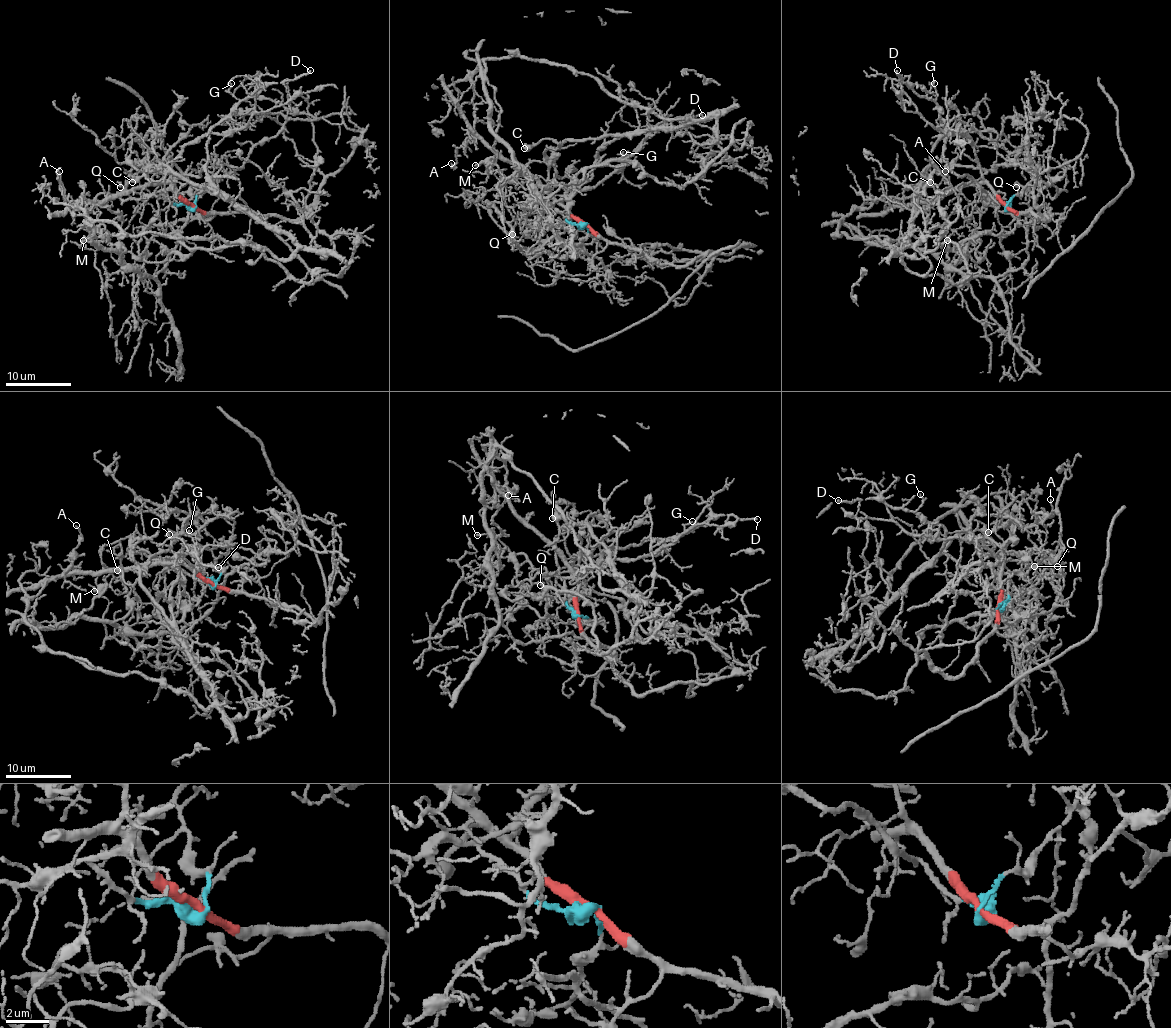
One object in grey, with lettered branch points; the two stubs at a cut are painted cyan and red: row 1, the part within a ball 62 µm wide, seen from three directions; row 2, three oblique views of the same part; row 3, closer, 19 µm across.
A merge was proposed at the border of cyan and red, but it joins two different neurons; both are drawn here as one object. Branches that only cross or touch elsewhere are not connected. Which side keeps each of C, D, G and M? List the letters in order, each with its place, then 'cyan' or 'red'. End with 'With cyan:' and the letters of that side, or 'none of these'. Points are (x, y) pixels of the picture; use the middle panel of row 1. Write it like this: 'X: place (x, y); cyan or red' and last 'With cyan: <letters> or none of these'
C: place (524, 148); cyan
D: place (702, 115); cyan
G: place (623, 152); cyan
M: place (475, 165); cyan
With cyan: C, D, G, M

